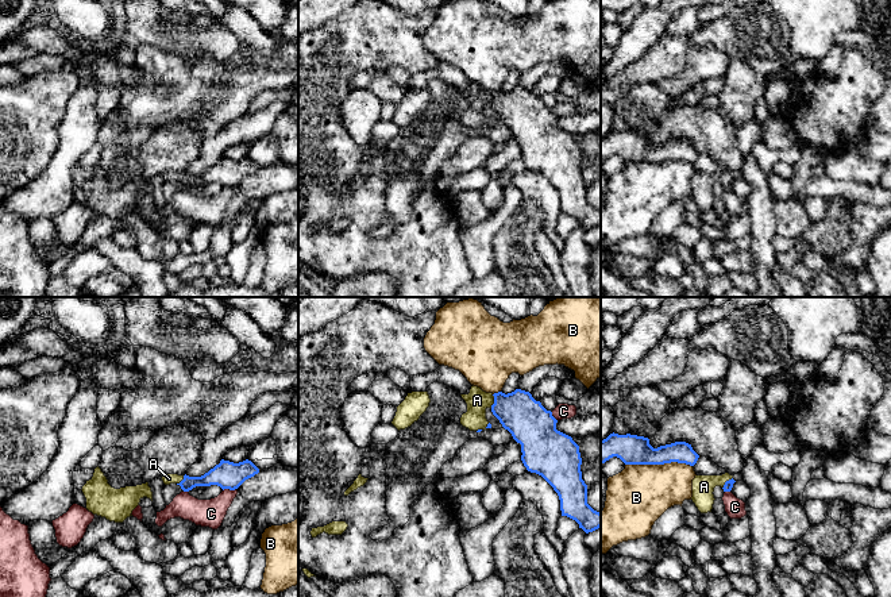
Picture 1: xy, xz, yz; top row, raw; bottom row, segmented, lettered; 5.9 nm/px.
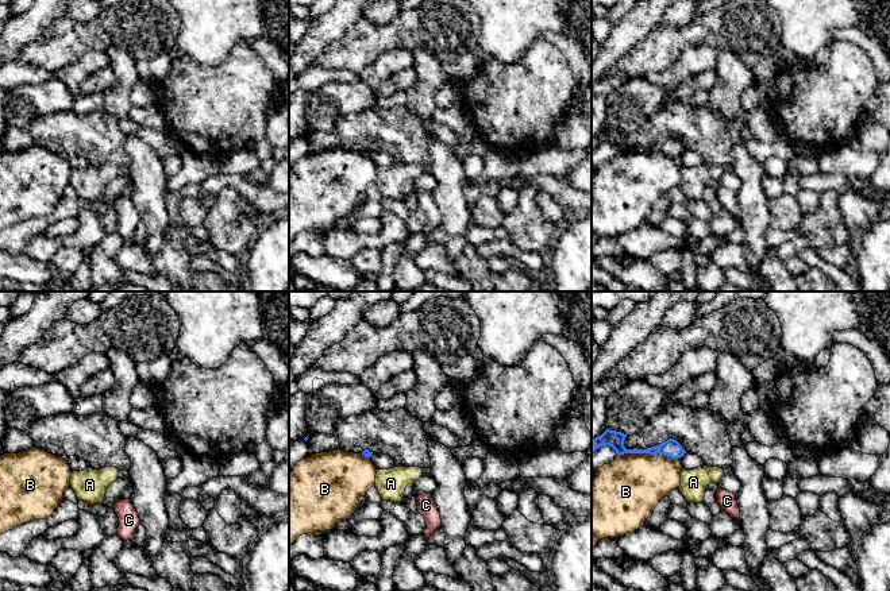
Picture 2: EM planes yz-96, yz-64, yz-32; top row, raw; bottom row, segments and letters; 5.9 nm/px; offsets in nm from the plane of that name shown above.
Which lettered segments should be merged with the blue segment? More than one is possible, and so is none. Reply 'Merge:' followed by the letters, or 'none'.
Merge: A

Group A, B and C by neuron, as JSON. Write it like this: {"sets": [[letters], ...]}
{"sets": [["A"], ["B"], ["C"]]}

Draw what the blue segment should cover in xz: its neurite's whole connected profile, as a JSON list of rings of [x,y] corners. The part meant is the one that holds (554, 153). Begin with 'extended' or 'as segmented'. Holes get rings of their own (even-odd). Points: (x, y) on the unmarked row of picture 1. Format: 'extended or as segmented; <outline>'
extended; [[[471,84],[468,92],[460,92],[467,101],[467,109],[462,112],[460,122],[470,128],[481,130],[491,126],[486,116],[486,107],[508,127],[513,136],[521,142],[521,158],[528,169],[541,173],[558,190],[562,213],[575,217],[586,231],[601,224],[601,211],[587,201],[587,182],[582,177],[582,155],[579,143],[571,134],[556,127],[558,118],[529,89],[516,86],[512,90],[486,90],[478,84]]]

